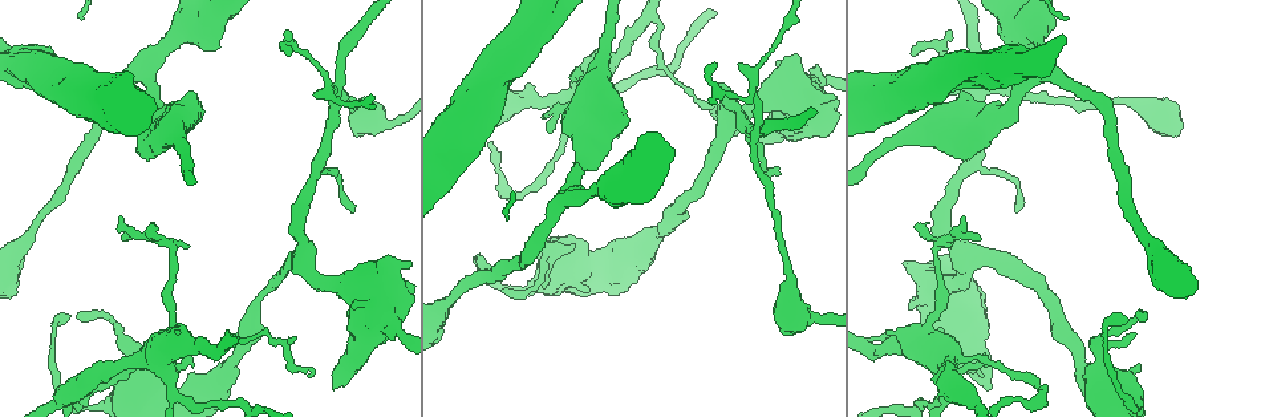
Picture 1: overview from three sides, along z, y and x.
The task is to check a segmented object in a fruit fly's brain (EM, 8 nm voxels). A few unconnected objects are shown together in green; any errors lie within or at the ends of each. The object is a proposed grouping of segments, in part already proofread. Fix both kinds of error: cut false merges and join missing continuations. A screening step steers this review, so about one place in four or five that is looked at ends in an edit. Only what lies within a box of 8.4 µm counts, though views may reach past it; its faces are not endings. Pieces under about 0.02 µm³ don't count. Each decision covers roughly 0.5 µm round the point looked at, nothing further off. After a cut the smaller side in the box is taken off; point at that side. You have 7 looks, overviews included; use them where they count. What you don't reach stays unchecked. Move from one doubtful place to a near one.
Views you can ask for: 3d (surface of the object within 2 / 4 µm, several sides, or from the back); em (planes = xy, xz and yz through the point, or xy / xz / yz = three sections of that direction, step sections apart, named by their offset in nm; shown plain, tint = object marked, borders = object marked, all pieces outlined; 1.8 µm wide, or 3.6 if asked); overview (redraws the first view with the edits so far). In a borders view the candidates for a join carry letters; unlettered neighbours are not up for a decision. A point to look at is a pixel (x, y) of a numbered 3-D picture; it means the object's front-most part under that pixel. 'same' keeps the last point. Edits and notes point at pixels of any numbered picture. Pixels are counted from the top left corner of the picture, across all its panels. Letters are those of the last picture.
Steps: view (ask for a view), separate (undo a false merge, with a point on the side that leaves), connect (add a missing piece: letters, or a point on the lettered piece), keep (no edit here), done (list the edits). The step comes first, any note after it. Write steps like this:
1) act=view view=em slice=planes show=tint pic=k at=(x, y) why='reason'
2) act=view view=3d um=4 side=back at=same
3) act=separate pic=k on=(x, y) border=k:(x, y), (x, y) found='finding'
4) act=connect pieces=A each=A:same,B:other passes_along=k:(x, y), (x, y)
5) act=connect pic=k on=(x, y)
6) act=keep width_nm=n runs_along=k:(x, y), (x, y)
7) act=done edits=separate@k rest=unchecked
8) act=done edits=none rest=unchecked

act=view view=3d um=2 pic=1 at=(979, 92) why='four or more arms meet'

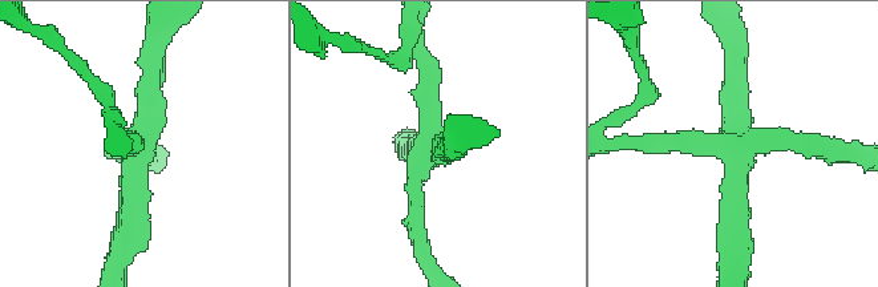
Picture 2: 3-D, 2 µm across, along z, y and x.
act=view view=em slice=planes show=tint pic=2 at=(737, 156) arms=4 why='need the tissue'

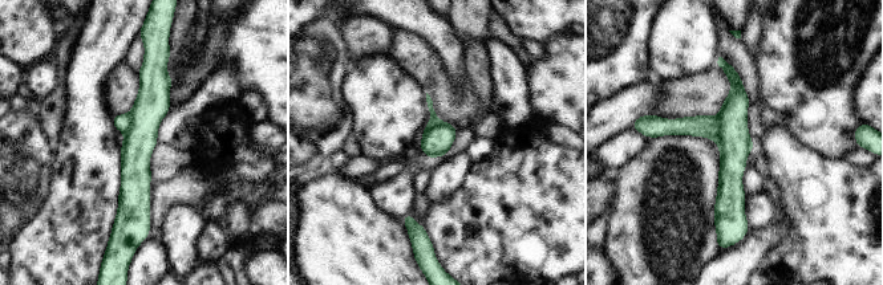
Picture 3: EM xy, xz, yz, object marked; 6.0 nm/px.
act=view view=em slice=planes show=borders at=same

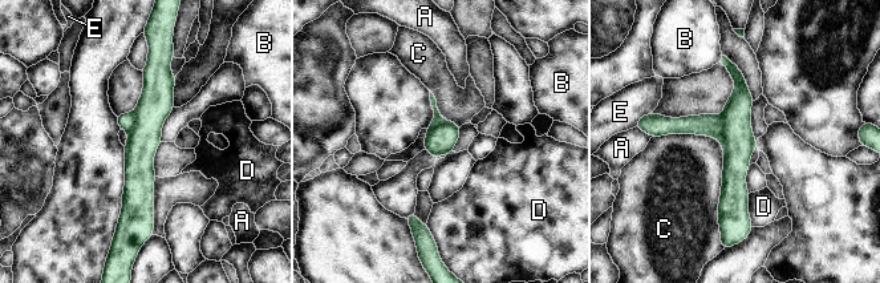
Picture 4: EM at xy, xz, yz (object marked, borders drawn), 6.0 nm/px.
act=separate pic=4 on=(709, 125) each=A:other,B:other,C:other,D:other,E:other found='a second neuron is stuck on'

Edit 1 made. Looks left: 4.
act=view view=overview

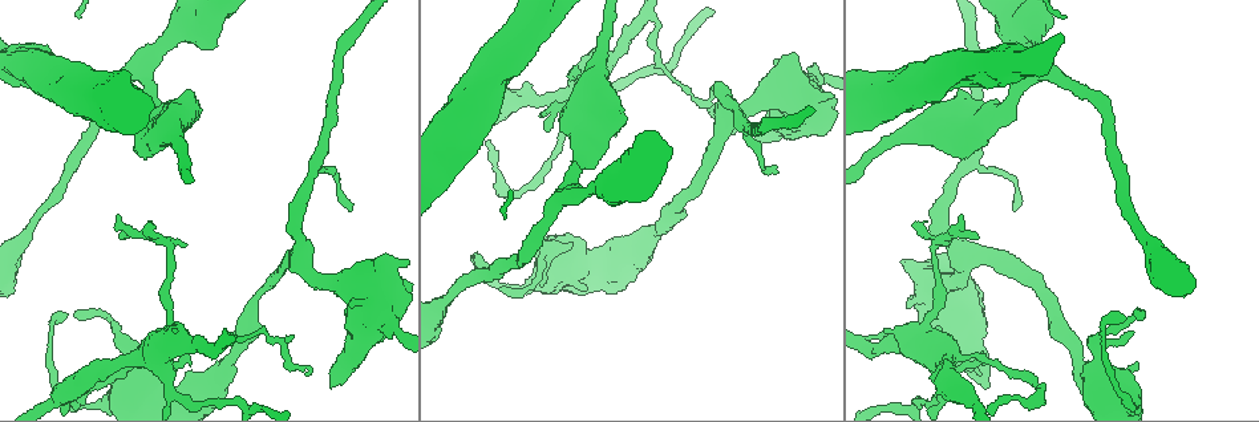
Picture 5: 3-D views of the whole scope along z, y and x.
act=view view=em um=3.6 slice=planes show=borders pic=5 at=(875, 335) why='sharp bend'

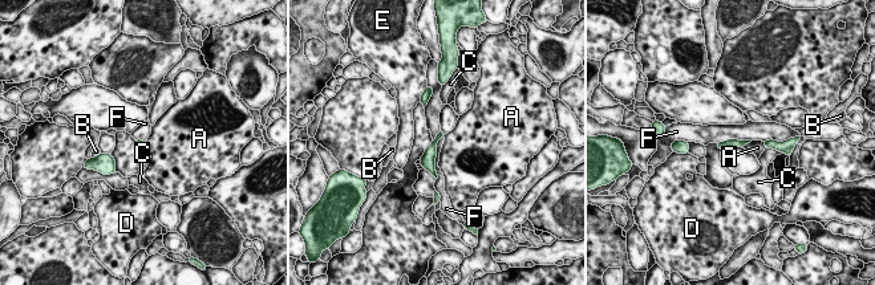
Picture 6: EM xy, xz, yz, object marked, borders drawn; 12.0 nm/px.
act=keep each=A:other,B:other,C:other,D:other,E:other,F:other runs_along=6:(745, 142), (718, 145) found='all the same neuron'

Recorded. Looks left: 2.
act=view view=em slice=planes show=borders pic=5 at=(189, 354) why='tapers out'

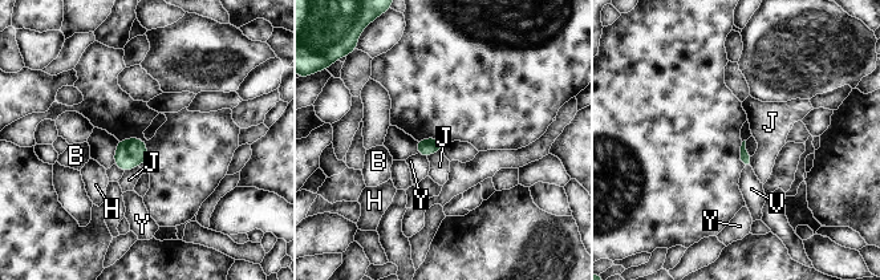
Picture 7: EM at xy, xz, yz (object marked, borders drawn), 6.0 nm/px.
act=connect pieces=V each=B:other,H:other,J:other,V:same,Y:other passes_along=7:(745, 155), (746, 167), (751, 189) found='it goes on there'

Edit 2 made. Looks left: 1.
act=done edits=separate@4,connect@7 rest=unchecked

